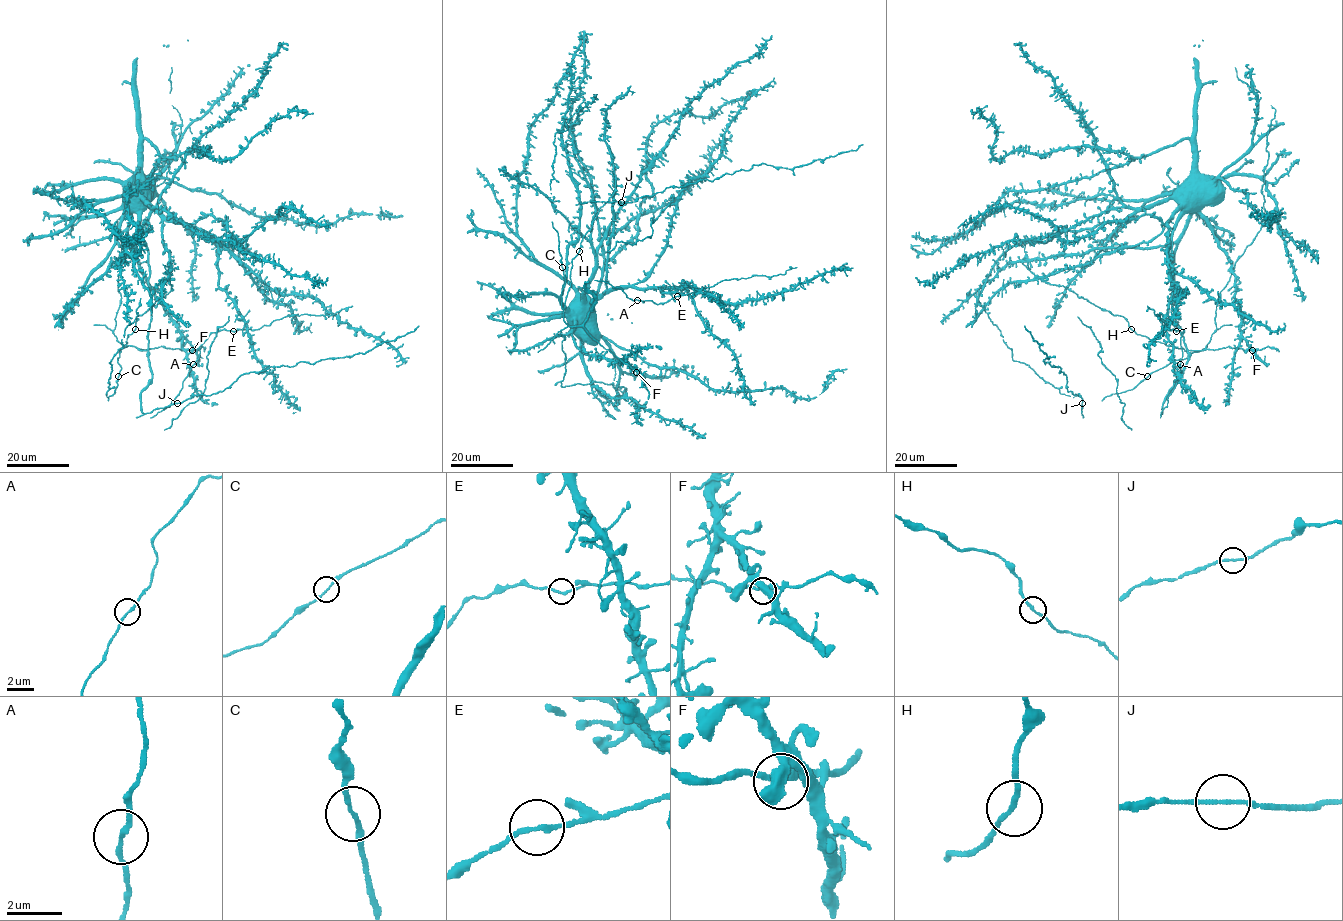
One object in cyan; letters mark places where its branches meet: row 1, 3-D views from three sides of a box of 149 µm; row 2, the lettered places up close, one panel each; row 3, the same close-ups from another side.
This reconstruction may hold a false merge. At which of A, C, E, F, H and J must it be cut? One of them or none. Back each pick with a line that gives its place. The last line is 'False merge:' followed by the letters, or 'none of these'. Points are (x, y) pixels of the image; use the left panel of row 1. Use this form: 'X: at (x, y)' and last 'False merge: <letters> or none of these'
False merge: none of these

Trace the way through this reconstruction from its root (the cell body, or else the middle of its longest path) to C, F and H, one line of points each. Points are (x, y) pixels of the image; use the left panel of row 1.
C: (149, 191), (140, 213), (149, 271), (148, 348), (124, 347), (117, 358), (118, 376)
F: (149, 191), (134, 203), (128, 247), (155, 300), (192, 350)
H: (149, 191), (140, 213), (149, 271), (148, 348), (127, 346), (119, 353), (135, 329)

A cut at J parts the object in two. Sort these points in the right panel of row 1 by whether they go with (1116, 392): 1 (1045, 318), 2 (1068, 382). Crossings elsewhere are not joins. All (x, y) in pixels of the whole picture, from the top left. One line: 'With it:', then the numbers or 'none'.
With it: 1

